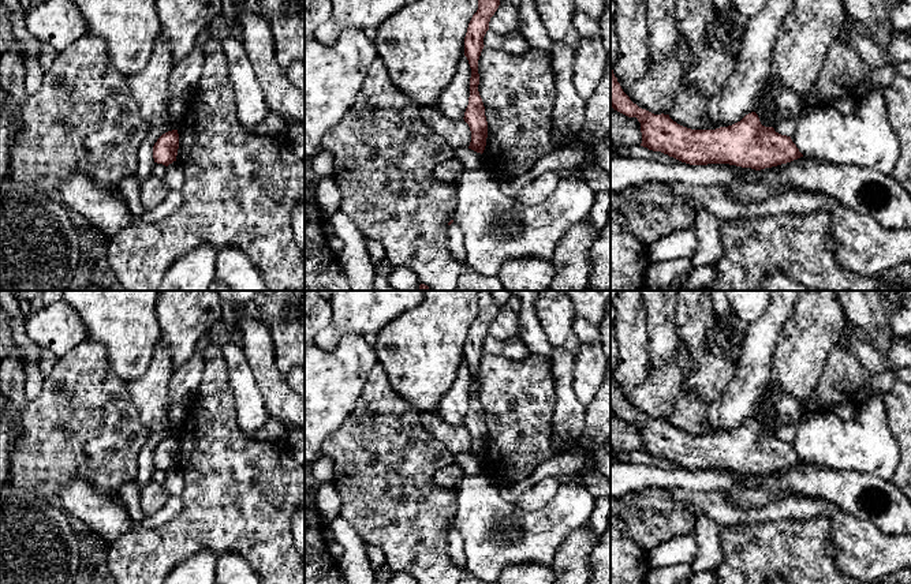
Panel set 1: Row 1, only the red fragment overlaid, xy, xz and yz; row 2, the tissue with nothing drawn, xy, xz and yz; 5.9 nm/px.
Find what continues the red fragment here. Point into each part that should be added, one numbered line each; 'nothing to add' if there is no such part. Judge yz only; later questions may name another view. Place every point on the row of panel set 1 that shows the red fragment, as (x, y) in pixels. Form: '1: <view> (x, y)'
nothing to add

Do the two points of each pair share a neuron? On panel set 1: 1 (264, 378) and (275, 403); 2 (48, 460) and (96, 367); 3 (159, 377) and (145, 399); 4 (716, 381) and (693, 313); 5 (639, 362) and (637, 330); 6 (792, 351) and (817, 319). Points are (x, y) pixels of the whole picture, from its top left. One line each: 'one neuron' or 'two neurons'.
1: one neuron
2: one neuron
3: one neuron
4: one neuron
5: one neuron
6: one neuron

